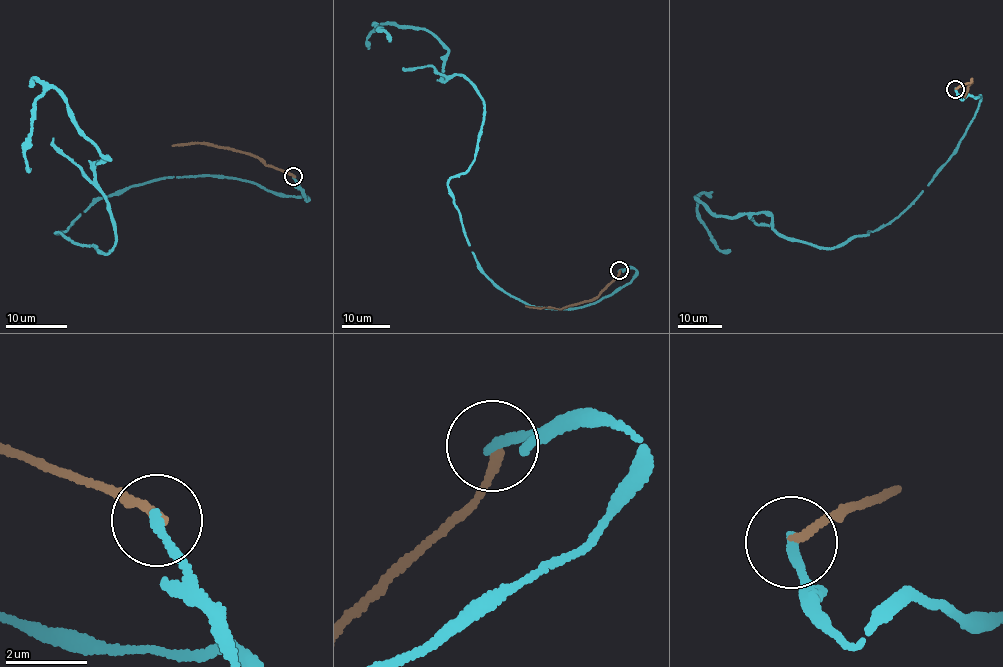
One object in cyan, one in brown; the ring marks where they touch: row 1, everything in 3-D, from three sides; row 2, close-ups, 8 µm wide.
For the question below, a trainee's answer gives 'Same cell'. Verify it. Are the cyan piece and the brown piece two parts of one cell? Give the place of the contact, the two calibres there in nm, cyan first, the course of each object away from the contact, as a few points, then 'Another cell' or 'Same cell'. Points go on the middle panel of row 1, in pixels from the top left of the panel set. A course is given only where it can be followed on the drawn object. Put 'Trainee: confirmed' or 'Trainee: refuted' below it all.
Place: (619, 270). Thickness 220 nm (cyan) against 190 nm. Course of cyan: (619, 271), (577, 308), (496, 287), (448, 186), (484, 104), (435, 35), (375, 22), (388, 42). Course of brown: (619, 271), (598, 295), (585, 302), (561, 309), (525, 306). Another cell
Trainee: refuted

